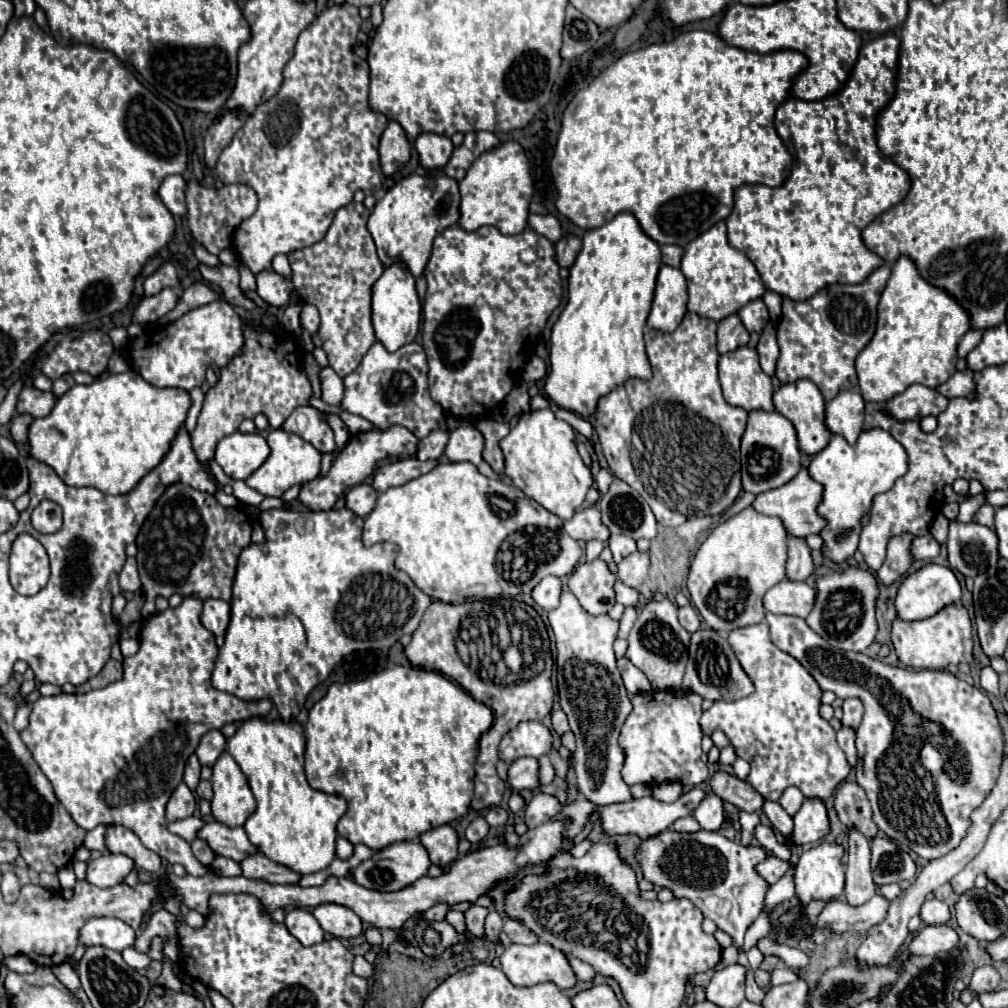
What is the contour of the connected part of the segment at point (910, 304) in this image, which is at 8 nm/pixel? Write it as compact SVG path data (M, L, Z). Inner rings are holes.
M899 257L891 267L877 315L875 335L855 361L859 389L867 403L883 405L913 383L937 387L955 373L957 345L971 329L969 317L951 295L923 281L911 259Z

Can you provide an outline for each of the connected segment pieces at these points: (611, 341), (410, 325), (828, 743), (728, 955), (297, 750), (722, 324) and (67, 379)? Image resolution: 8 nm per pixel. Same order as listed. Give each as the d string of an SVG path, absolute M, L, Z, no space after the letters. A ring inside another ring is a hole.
M619 213L613 221L583 235L583 249L575 265L569 269L569 299L551 331L549 373L545 377L545 395L551 403L581 417L589 417L595 413L599 399L619 385L629 379L651 379L653 373L645 353L643 327L651 309L659 267L659 245L643 233L631 213Z
M403 263L389 265L383 275L373 285L373 315L371 315L373 331L377 341L389 351L397 351L399 347L413 343L419 333L421 323L421 301L415 291L415 277L405 269Z
M757 623L749 625L737 631L729 633L729 645L733 647L741 667L745 673L751 677L755 685L755 693L739 699L735 703L713 703L709 711L703 713L701 717L701 727L705 735L711 735L713 731L721 729L727 733L731 739L731 745L735 747L737 755L749 761L751 773L747 781L769 801L777 801L785 787L795 785L803 791L807 797L819 797L827 801L827 797L835 791L835 787L849 775L851 765L843 753L843 749L837 745L835 739L835 729L821 719L819 715L819 705L821 705L821 689L817 681L807 673L807 669L789 653L781 651L777 645L773 645L769 637L769 625L767 623Z
M733 945L723 948L721 952L721 962L715 965L714 970L718 971L726 966L736 963L738 955L738 951Z
M251 717L227 739L227 751L245 773L257 799L255 813L243 825L249 841L267 859L299 875L327 869L335 859L335 825L345 815L347 801L309 787L303 773L303 727L297 721L265 723L259 717Z
M729 315L723 321L719 321L717 351L721 355L747 345L747 341L749 341L749 331L743 327L743 323L739 321L737 315Z
M63 375L63 377L59 377L55 383L53 383L53 393L55 393L55 397L61 397L67 389L71 389L75 385L75 381L73 381L73 377L71 375Z

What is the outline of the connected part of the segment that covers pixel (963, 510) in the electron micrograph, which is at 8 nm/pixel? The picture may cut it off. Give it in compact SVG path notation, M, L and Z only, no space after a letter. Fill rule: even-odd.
M975 495L975 497L967 499L967 501L963 501L963 503L959 505L959 515L957 515L955 521L959 521L959 523L969 523L969 521L973 519L975 511L977 511L983 503L985 503L983 495Z

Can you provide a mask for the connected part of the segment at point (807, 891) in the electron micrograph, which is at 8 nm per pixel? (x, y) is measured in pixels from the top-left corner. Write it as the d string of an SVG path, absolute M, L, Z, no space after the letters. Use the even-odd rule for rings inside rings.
M823 843L799 857L799 865L795 867L795 891L797 891L797 899L801 901L801 905L807 905L809 901L815 901L815 899L831 901L843 895L845 867L841 863L841 855L843 855L841 845Z

